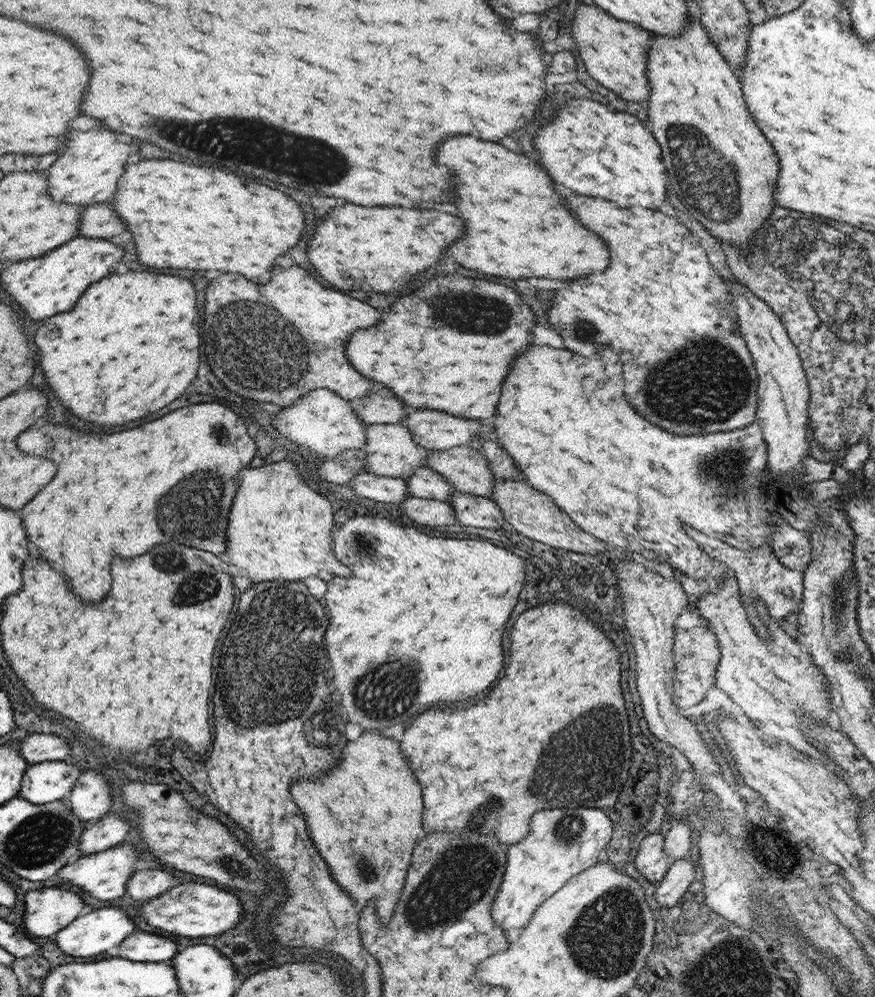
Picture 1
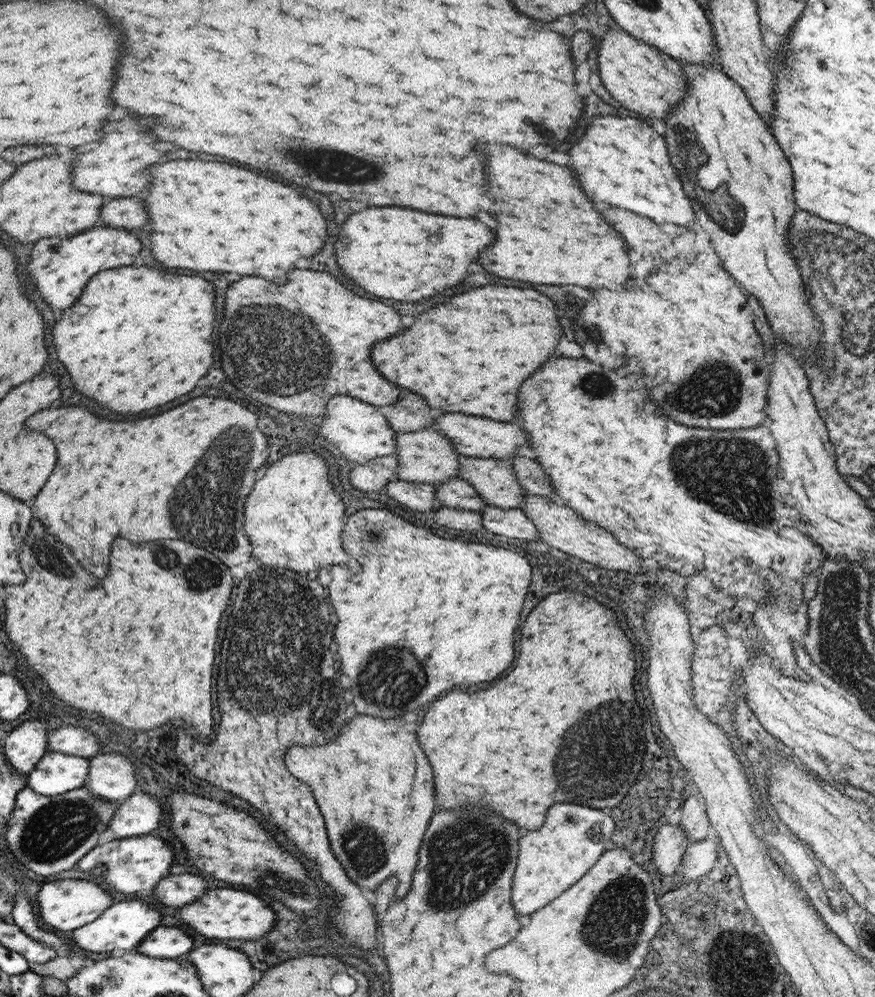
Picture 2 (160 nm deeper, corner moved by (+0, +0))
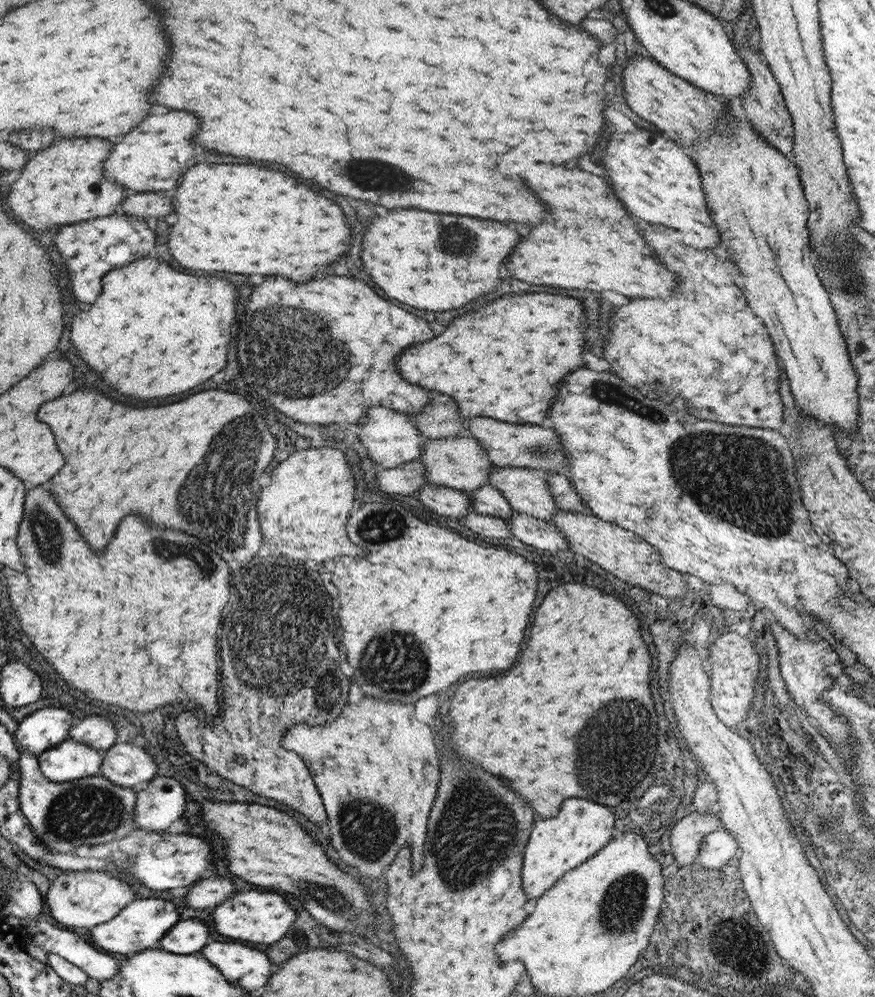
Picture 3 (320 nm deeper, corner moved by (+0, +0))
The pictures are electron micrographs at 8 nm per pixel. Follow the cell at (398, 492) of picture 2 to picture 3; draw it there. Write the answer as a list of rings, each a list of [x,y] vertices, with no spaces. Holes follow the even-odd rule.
[[[429,483],[412,495],[417,495],[418,500],[428,506],[431,511],[449,518],[460,519],[473,511],[473,502],[469,493],[455,488]]]

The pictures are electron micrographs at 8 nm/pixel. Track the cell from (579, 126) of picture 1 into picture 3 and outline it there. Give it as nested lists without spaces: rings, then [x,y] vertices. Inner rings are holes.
[[[636,130],[630,134],[612,134],[604,150],[604,168],[620,202],[634,216],[652,224],[670,226],[684,233],[684,240],[697,249],[722,250],[721,232],[711,219],[707,194],[700,169],[679,144],[663,133]]]

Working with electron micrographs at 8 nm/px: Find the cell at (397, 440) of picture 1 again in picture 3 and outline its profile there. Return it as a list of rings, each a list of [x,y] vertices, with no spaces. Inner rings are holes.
[[[466,435],[454,438],[427,439],[423,457],[420,457],[419,460],[425,466],[430,484],[455,488],[465,493],[473,492],[473,490],[488,485],[494,464],[480,445],[480,442],[475,438]]]

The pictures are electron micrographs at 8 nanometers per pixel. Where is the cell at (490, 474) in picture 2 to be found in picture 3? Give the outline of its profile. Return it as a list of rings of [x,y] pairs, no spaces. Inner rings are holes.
[[[494,465],[489,484],[497,488],[518,513],[550,521],[559,510],[544,471]]]

